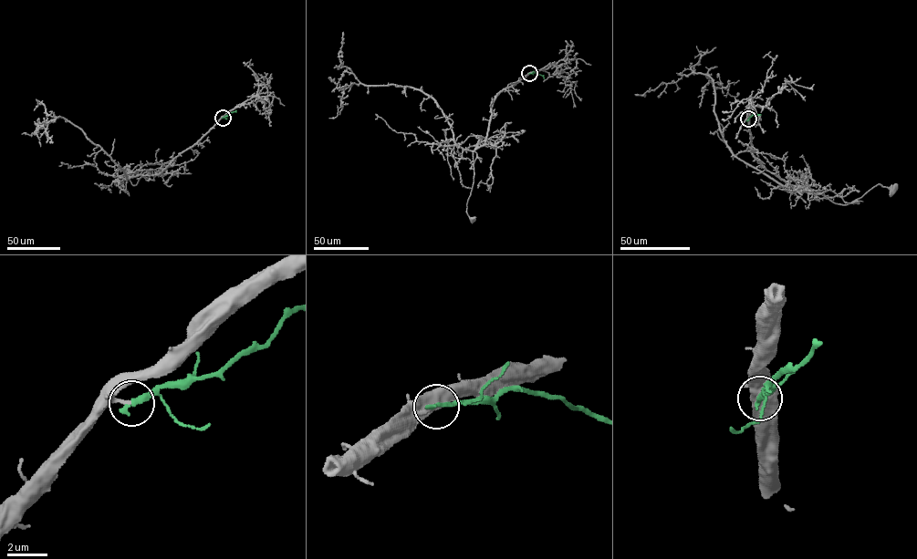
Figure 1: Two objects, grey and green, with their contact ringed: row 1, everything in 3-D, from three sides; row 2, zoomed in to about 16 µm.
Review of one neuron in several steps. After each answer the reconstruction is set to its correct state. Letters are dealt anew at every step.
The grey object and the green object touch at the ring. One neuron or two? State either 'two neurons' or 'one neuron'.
one neuron

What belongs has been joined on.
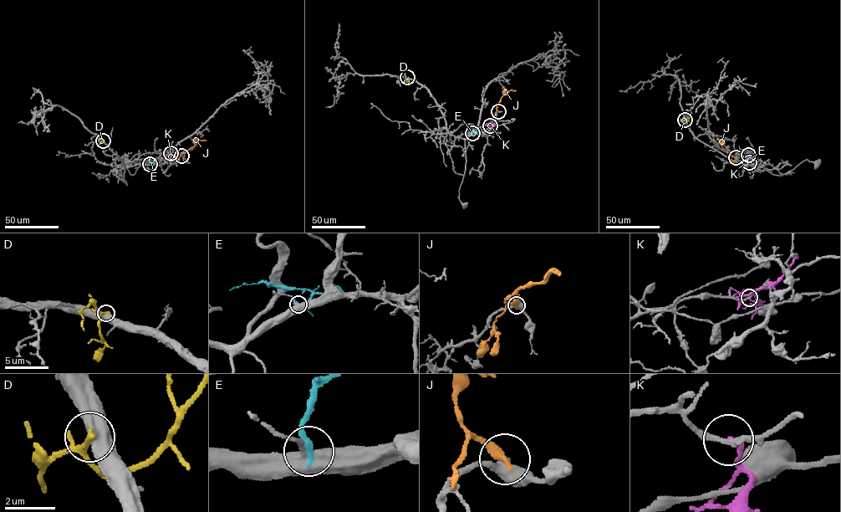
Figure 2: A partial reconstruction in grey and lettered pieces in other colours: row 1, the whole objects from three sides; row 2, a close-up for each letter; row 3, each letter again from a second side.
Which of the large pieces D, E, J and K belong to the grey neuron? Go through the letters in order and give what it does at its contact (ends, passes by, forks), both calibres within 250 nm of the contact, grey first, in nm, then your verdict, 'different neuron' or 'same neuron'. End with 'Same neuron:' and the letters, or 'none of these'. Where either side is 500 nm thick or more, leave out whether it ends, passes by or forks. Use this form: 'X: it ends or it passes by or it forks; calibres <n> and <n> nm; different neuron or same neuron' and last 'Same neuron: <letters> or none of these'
D: calibres 600 and 300 nm; different neuron
E: it ends; calibres 420 and 280 nm; different neuron
J: it ends; calibres 440 and 360 nm; different neuron
K: it ends; calibres 200 and 130 nm; different neuron
Same neuron: none of these

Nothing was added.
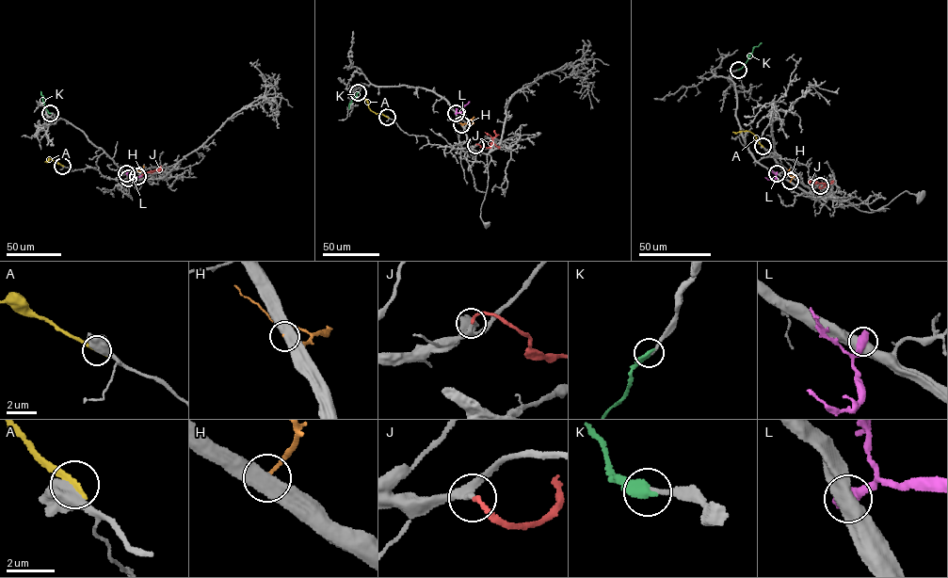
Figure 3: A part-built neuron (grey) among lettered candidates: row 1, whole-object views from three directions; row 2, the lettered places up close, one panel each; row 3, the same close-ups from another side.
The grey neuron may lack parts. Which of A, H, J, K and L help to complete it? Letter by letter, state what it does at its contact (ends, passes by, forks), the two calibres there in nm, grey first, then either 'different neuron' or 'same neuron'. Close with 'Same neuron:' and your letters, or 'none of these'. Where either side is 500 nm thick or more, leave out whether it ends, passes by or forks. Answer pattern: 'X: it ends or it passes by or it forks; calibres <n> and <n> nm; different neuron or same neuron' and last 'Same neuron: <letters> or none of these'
A: calibres 500 and 360 nm; different neuron
H: calibres 600 and 160 nm; different neuron
J: it ends; calibres 240 and 170 nm; same neuron
K: it ends; calibres 200 and 440 nm; same neuron
L: calibres 600 and 550 nm; different neuron
Same neuron: J, K

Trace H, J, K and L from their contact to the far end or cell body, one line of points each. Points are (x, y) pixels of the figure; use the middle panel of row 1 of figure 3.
H: (461, 124), (473, 118)
J: (475, 145), (489, 147), (496, 136), (494, 130)
K: (358, 92), (348, 108)
L: (456, 114), (461, 112), (469, 102)

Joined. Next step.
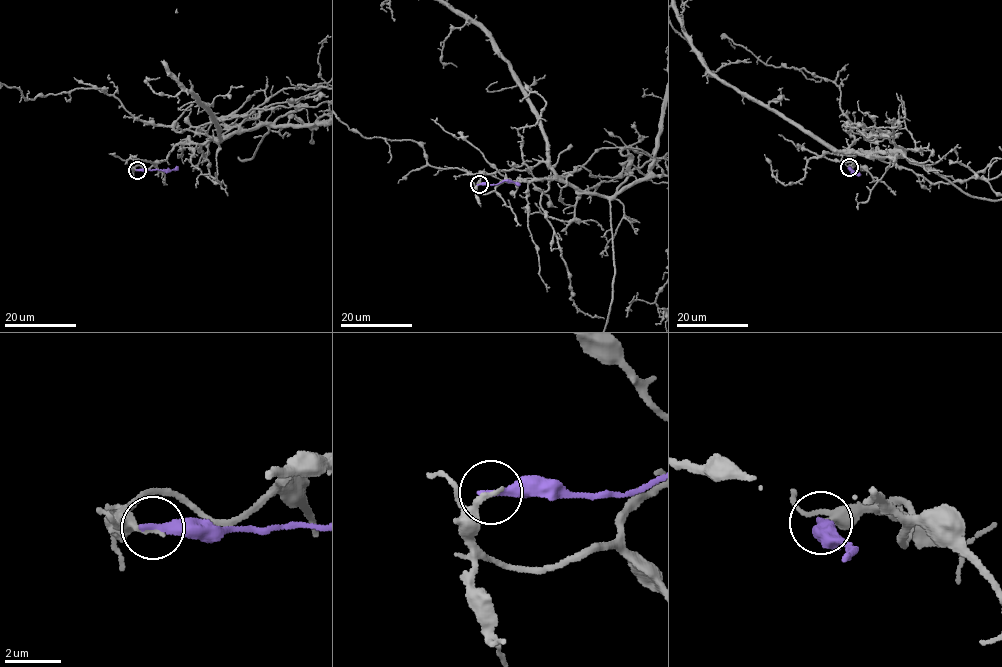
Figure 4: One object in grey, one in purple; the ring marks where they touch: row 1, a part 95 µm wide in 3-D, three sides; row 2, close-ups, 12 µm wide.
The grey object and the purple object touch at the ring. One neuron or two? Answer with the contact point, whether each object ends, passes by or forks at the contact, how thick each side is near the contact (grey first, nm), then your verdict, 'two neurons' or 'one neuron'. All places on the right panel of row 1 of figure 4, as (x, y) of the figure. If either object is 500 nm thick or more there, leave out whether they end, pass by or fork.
at (849, 167); grey ends there; purple ends there; 240 nm thick on the grey side, 360 nm on the other; two neurons

